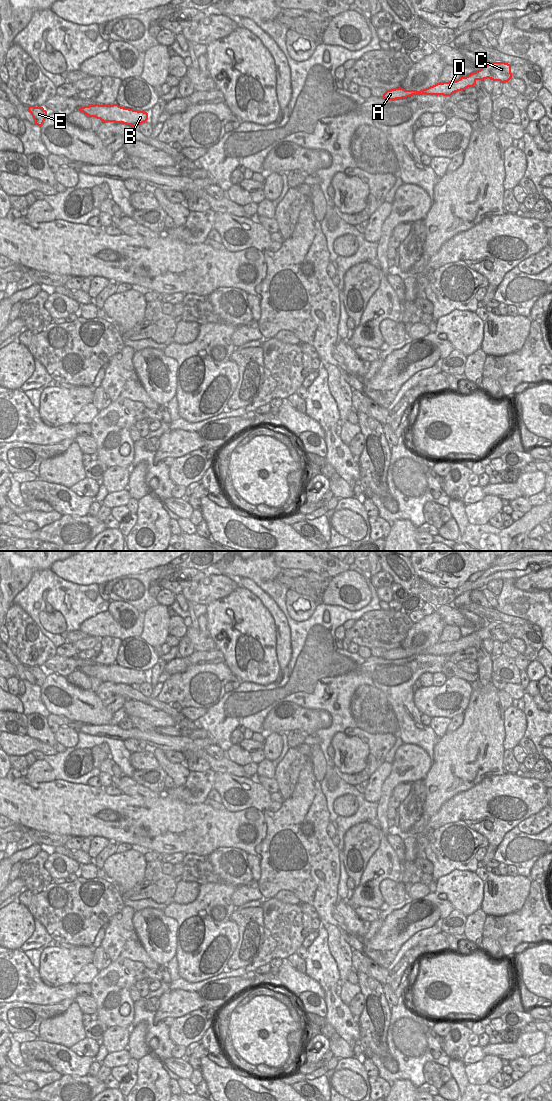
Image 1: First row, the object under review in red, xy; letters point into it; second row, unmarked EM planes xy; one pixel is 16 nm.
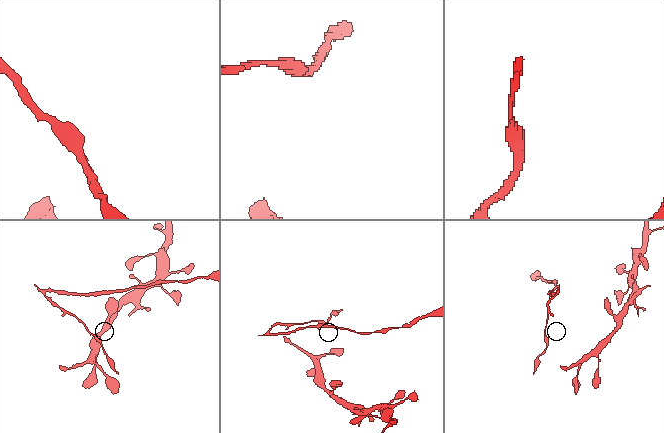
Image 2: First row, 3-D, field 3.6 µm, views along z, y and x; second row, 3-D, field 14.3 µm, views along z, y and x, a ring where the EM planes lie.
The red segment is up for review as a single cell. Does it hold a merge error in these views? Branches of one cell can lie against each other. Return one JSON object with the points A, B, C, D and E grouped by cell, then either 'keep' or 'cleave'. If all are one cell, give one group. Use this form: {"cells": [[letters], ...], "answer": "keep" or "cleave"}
{"cells": [["A", "B", "C", "D"], ["E"]], "answer": "cleave"}

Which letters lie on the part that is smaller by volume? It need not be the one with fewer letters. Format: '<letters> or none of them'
E

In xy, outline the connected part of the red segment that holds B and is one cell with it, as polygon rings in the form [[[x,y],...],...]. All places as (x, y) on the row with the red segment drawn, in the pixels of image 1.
[[[97,104],[97,119],[100,119],[103,122],[123,123],[133,127],[138,127],[140,124],[147,122],[148,113],[124,108],[118,104]]]

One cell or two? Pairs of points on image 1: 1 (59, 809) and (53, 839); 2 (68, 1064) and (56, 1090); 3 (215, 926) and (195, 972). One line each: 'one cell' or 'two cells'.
1: two cells
2: two cells
3: one cell

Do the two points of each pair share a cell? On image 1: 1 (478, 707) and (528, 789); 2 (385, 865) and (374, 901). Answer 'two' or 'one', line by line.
1: two
2: one

